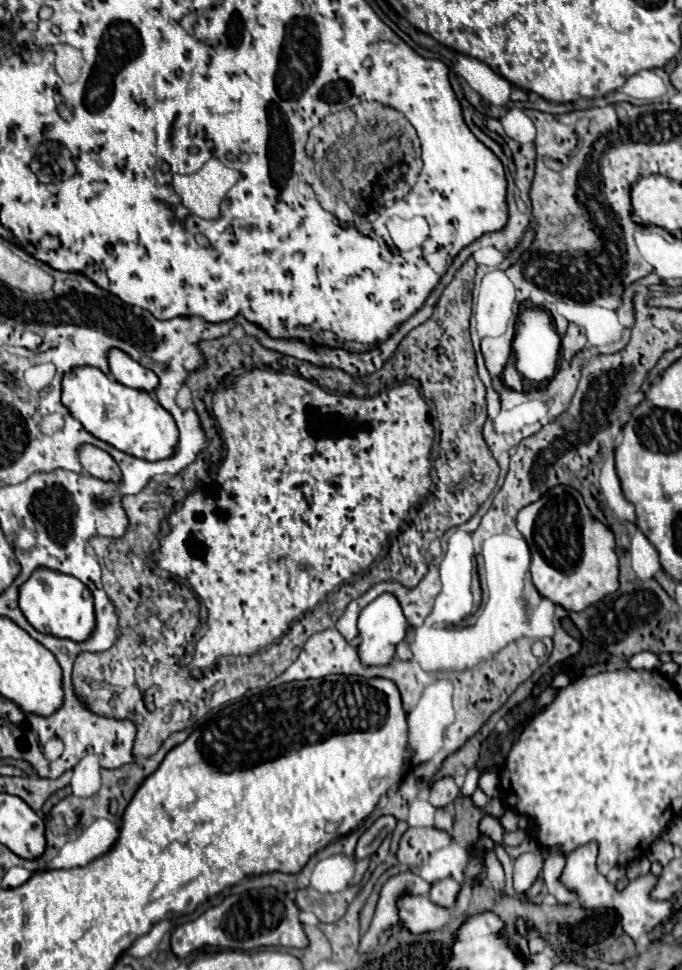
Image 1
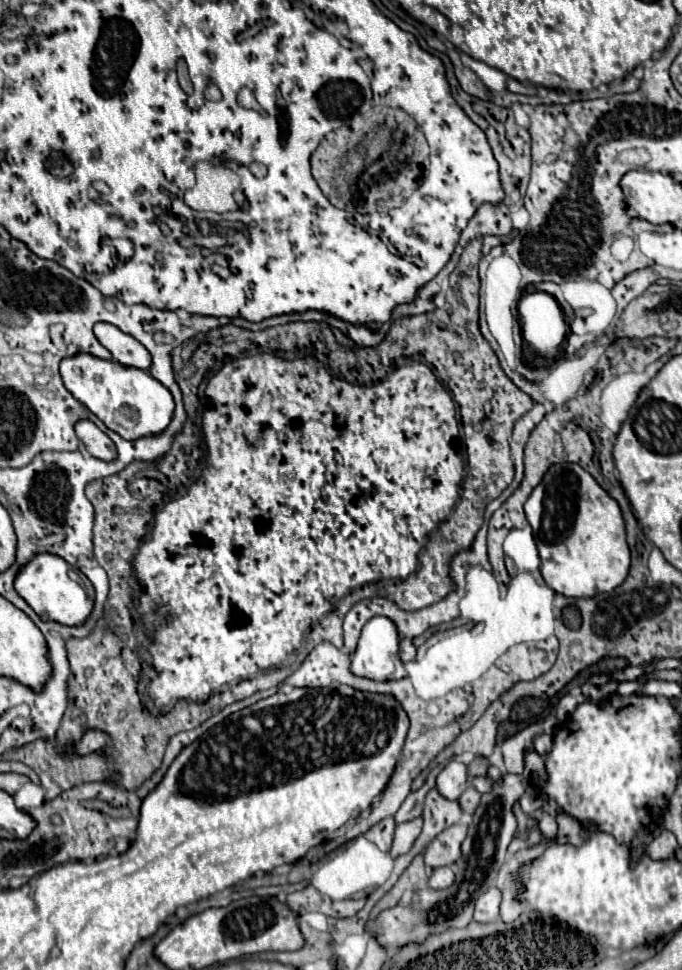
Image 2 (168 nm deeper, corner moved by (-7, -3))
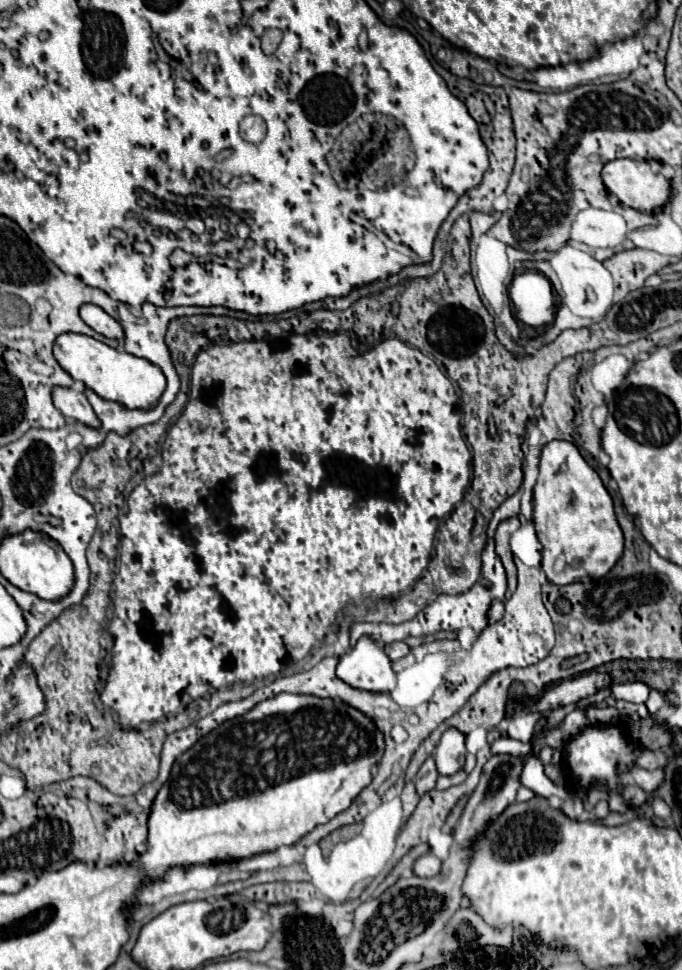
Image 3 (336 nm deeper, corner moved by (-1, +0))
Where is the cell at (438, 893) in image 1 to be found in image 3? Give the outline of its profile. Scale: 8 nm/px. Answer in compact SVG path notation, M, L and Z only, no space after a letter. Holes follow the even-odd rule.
M424 854L414 862L414 874L422 876L422 878L430 878L440 872L440 866L442 866L442 862L434 854Z

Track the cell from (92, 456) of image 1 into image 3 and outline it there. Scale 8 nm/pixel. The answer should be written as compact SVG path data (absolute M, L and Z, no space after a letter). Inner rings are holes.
M52 388L52 400L54 406L66 416L66 418L76 418L78 422L84 422L92 428L100 426L90 402L86 400L84 392L78 392L74 388Z

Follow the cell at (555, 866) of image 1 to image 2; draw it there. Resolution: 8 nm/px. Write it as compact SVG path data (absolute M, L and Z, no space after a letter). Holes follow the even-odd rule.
M558 813L556 821L558 821L558 833L556 833L558 843L562 843L562 845L566 845L566 843L578 845L578 843L584 841L582 835L580 835L582 825L580 825L574 817L570 817L570 815L566 815L566 813Z

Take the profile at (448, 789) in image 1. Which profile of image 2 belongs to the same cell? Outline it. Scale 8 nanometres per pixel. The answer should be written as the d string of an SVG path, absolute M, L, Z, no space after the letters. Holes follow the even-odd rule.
M450 761L436 777L436 789L446 799L458 799L466 789L466 765Z

